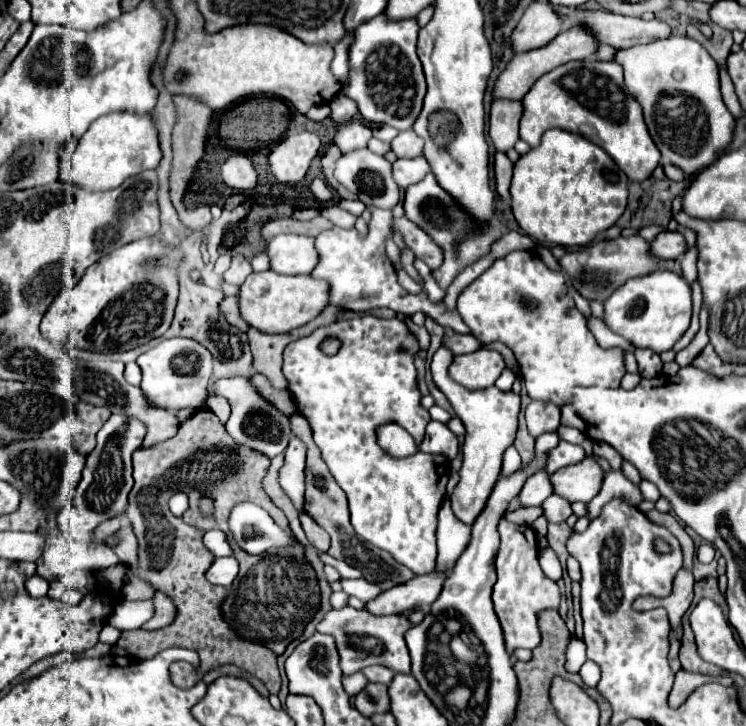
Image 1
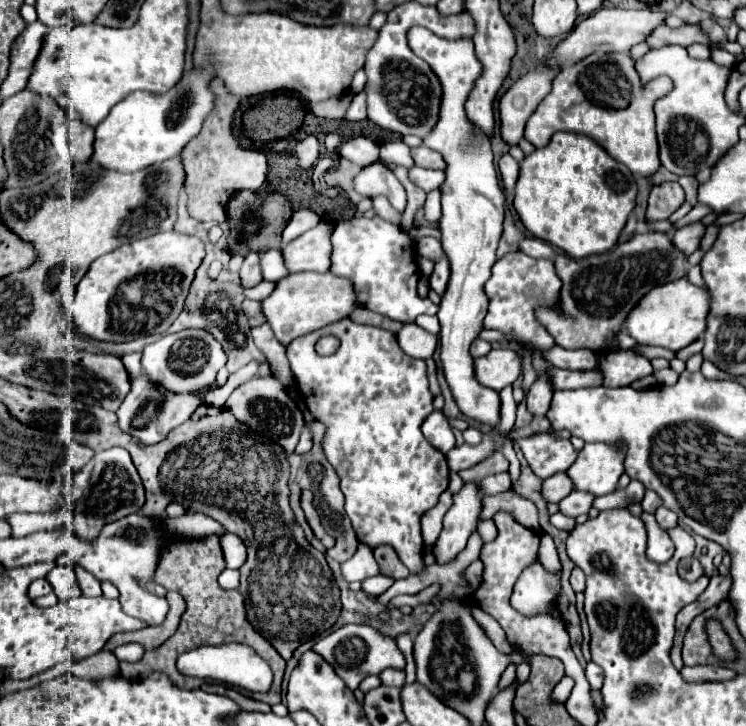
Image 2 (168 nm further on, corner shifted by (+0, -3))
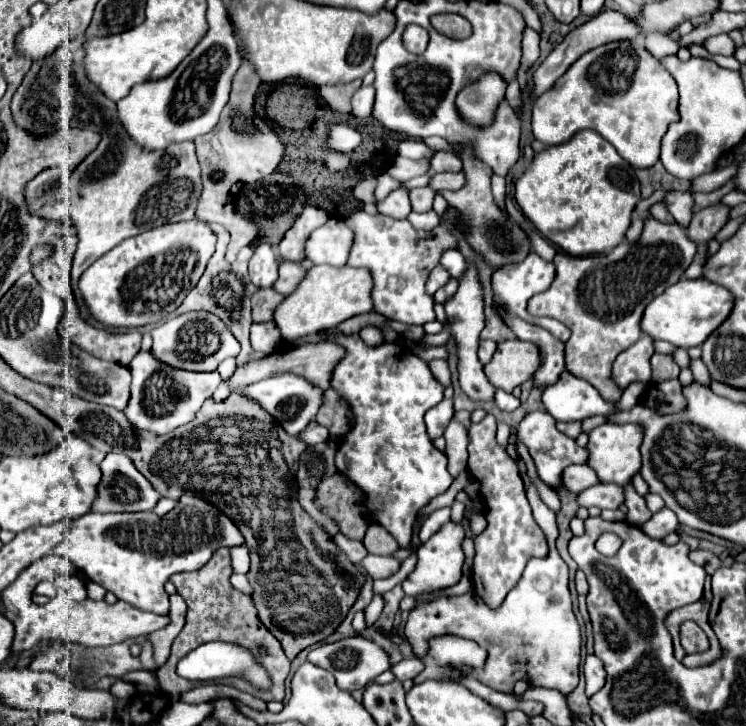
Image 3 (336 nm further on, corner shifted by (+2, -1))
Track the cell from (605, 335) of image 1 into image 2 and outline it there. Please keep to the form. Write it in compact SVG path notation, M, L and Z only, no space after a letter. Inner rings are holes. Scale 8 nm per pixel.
M638 344L638 346L634 346L632 350L640 352L640 354L642 354L642 356L646 356L648 360L652 360L652 358L666 358L666 360L674 358L674 352L672 352L672 350L658 348L658 346L642 346L642 344Z

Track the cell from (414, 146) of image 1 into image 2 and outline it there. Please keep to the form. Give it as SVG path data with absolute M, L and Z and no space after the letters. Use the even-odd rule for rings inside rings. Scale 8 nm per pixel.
M416 146L410 150L412 152L412 158L414 158L414 164L416 166L422 166L422 168L440 168L444 170L444 164L442 164L442 156L426 146Z

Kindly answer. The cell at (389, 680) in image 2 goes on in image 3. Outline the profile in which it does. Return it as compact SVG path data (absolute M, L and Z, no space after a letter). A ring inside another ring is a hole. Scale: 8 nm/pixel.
M418 658L402 660L402 662L398 662L396 666L392 666L392 672L394 672L394 676L396 676L400 682L404 682L404 680L414 680L414 678L420 674L420 670L424 670L424 664L422 664L422 660L418 660Z

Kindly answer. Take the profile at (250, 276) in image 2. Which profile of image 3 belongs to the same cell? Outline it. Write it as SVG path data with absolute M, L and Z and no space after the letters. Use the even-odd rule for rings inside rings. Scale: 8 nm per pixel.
M260 244L250 260L250 280L258 288L272 288L278 280L278 256L270 244Z

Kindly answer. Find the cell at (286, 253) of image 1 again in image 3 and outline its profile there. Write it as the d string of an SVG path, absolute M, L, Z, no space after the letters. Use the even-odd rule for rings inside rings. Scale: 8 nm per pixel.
M330 220L314 230L306 242L306 258L314 264L344 266L354 242L352 230L344 220Z

